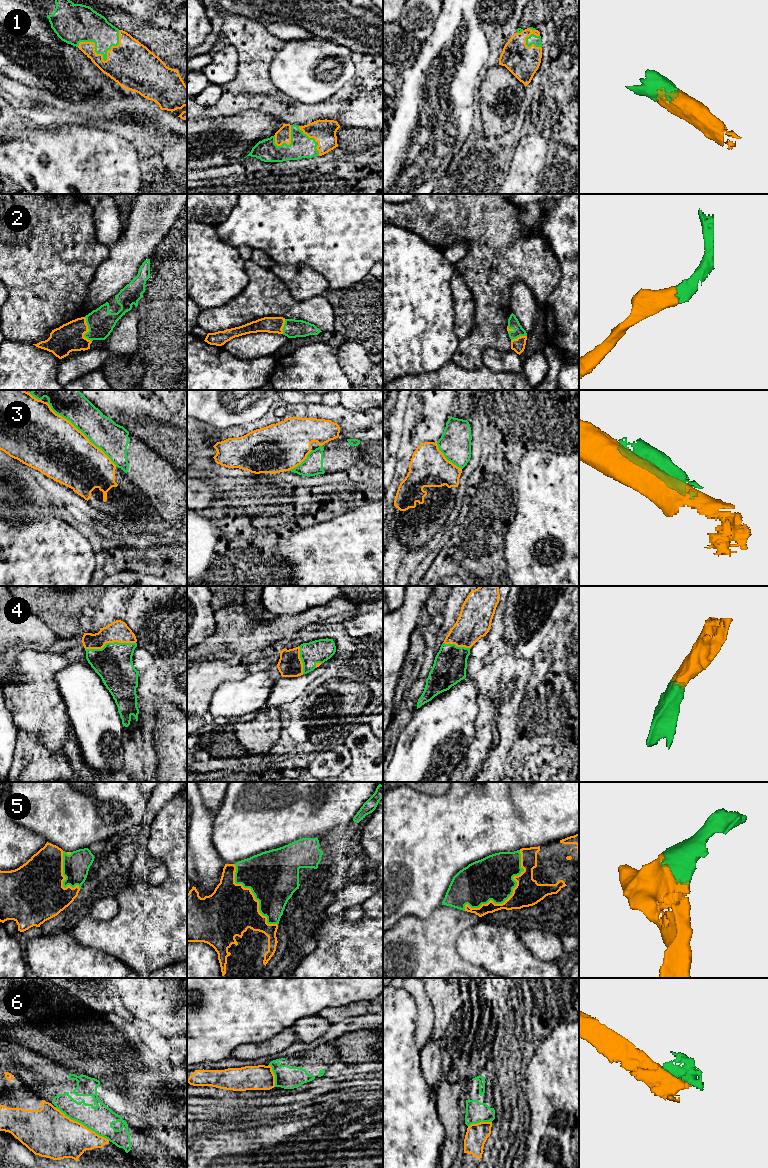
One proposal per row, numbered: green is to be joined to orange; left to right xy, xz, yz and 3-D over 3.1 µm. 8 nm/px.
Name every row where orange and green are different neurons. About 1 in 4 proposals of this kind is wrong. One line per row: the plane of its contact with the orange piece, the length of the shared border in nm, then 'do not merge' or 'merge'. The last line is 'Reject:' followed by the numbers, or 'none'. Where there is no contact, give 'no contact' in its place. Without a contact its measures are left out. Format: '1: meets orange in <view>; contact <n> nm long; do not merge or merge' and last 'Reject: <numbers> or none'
1: meets orange in xy; contact 360 nm long; merge
2: meets orange in xy; contact 200 nm long; merge
3: meets orange in xy; contact 750 nm long; do not merge
4: meets orange in xy; contact 420 nm long; merge
5: meets orange in yz; contact 650 nm long; merge
6: meets orange in xy; contact 500 nm long; do not merge
Reject: 3, 6

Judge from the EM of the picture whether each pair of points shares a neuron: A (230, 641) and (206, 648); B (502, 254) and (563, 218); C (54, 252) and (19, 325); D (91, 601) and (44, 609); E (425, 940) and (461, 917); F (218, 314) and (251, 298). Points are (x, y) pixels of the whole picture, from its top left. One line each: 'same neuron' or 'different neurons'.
A: same neuron
B: different neurons
C: same neuron
D: same neuron
E: same neuron
F: same neuron

